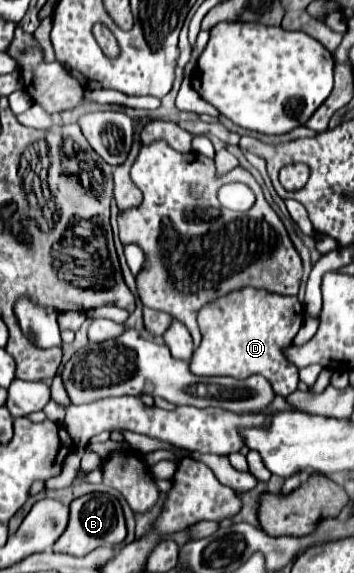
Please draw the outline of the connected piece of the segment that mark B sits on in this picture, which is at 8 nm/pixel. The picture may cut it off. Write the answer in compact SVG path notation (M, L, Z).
M89 493L89 495L77 497L75 501L71 501L67 529L63 531L59 541L55 541L53 551L83 557L101 545L123 543L125 535L127 535L127 529L125 529L125 517L123 517L123 509L121 509L119 499L109 493Z

